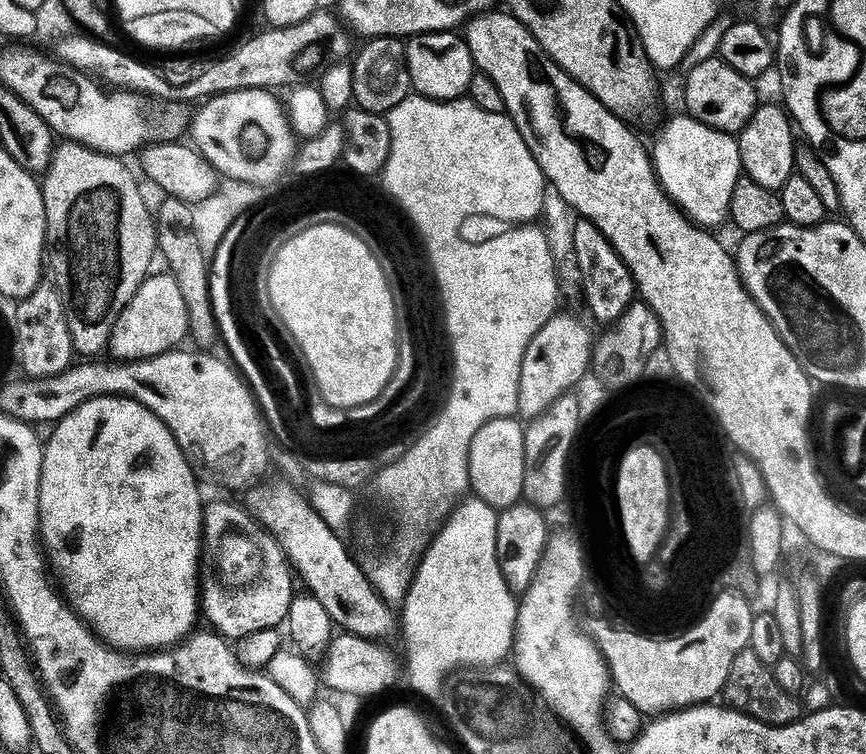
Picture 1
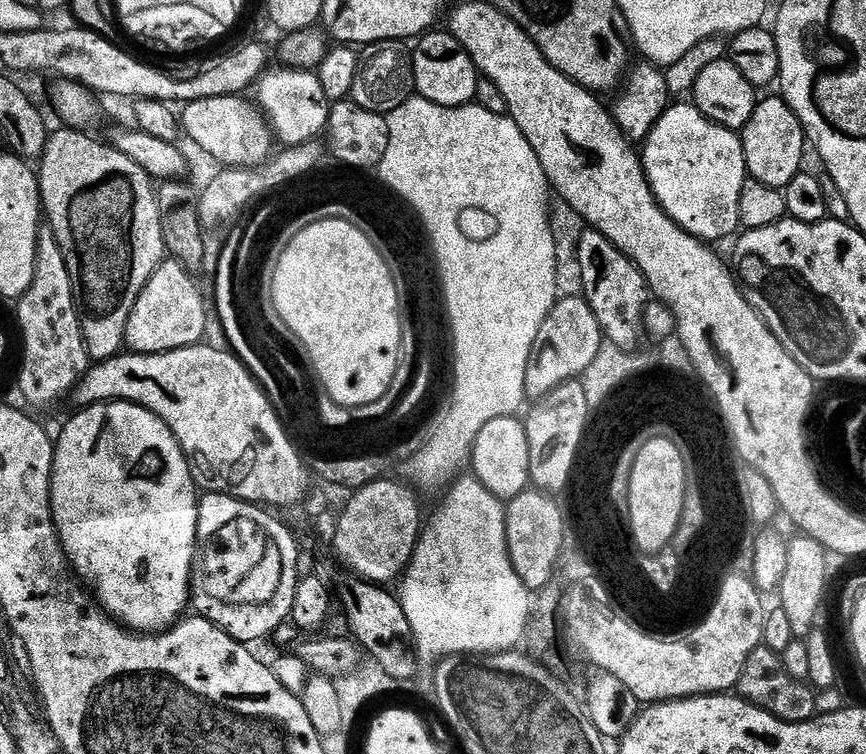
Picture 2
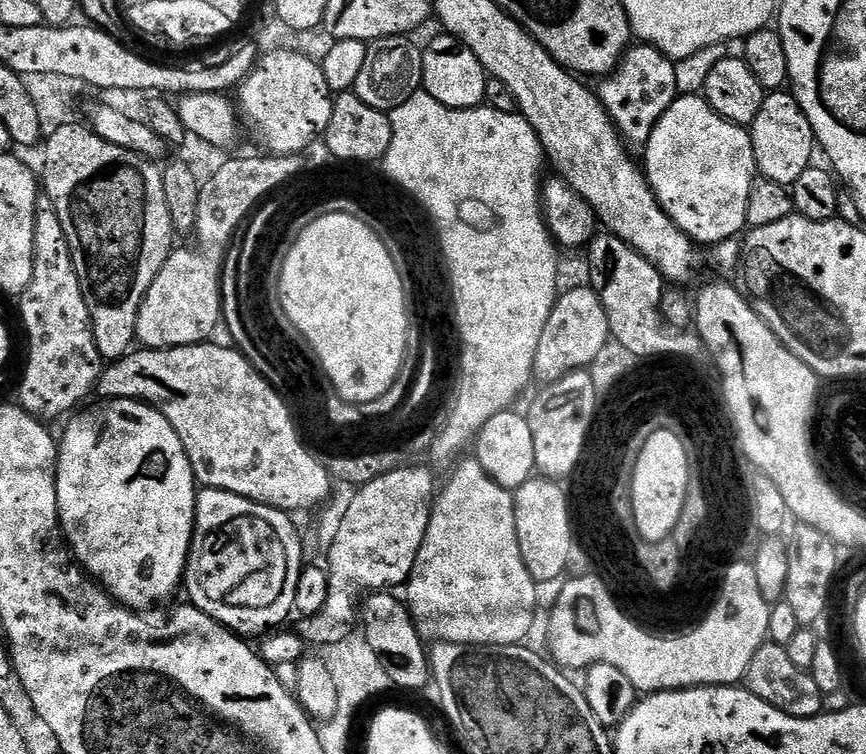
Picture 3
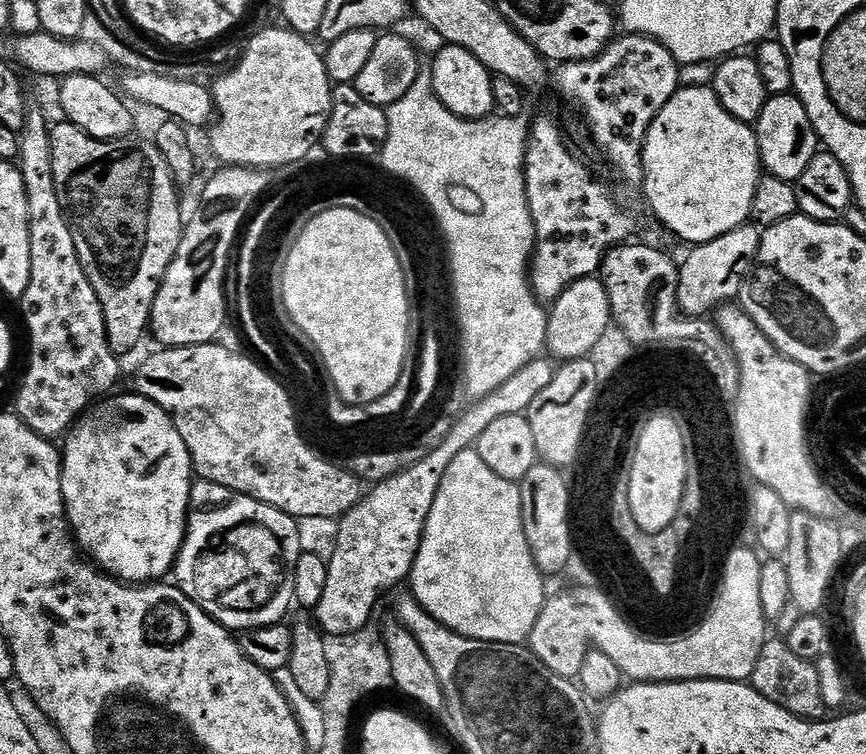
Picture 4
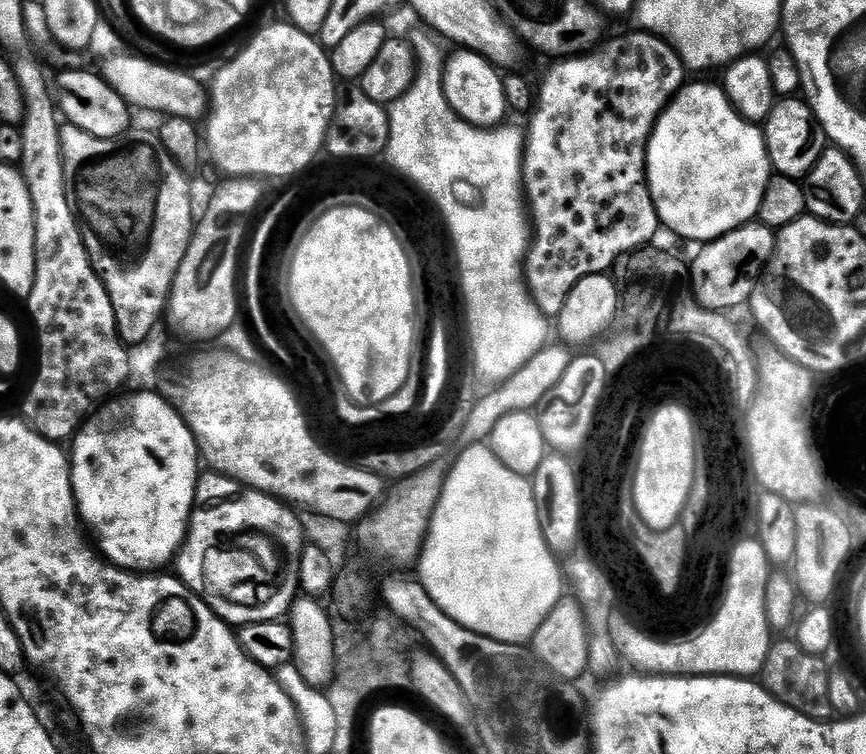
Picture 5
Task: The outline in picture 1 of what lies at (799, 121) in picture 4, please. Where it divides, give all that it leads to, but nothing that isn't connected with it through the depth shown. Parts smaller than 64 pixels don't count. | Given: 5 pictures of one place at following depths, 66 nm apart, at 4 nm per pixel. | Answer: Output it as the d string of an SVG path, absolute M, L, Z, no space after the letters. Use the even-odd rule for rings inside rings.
M761 103L750 118L750 122L738 134L740 166L743 175L758 182L758 186L766 186L766 190L779 192L798 168L796 136L798 140L797 129L794 127L793 117L789 113L787 116L776 104Z

